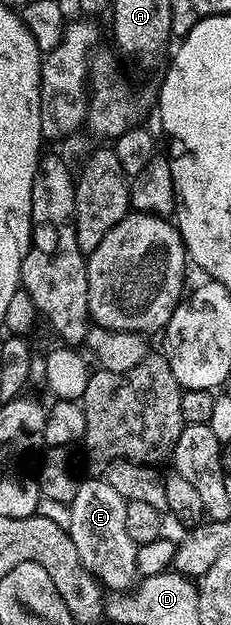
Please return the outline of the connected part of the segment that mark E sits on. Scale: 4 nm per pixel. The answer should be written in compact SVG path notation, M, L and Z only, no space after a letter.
M106 478L83 479L78 485L74 500L68 505L68 531L76 546L76 554L80 554L80 562L94 575L103 589L114 594L129 593L139 579L136 566L138 545L132 538L128 538L128 526L124 526L126 501Z

